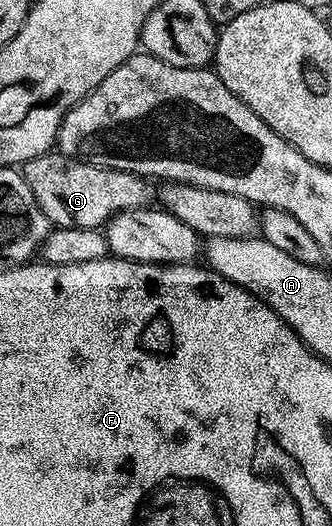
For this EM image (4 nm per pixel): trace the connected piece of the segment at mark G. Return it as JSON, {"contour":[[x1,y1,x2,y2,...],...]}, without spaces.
{"contour":[[57,151,22,162,20,172,32,195,36,195,36,203,40,203,51,226,59,229,102,229,120,210,140,209,149,206,152,201,152,189,150,193,146,186,149,184,138,174,106,169,103,165,89,165,87,161,79,161,77,157,65,157]]}

